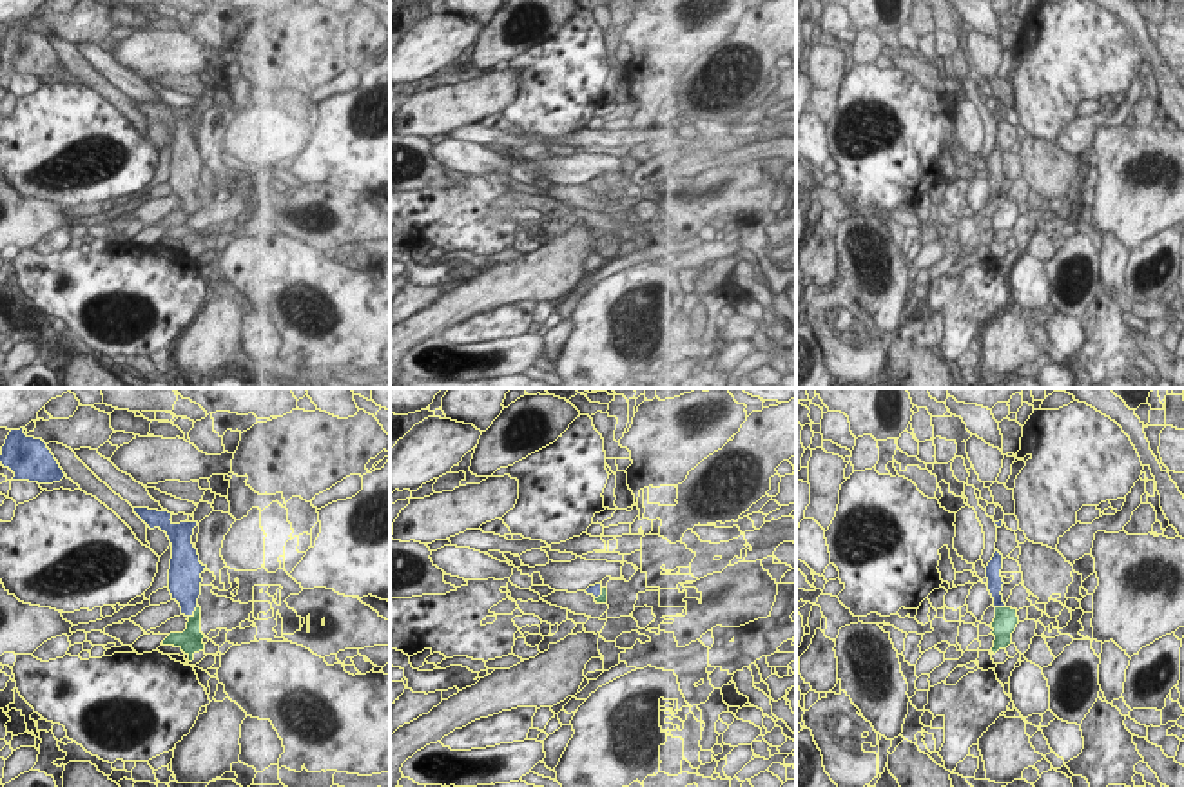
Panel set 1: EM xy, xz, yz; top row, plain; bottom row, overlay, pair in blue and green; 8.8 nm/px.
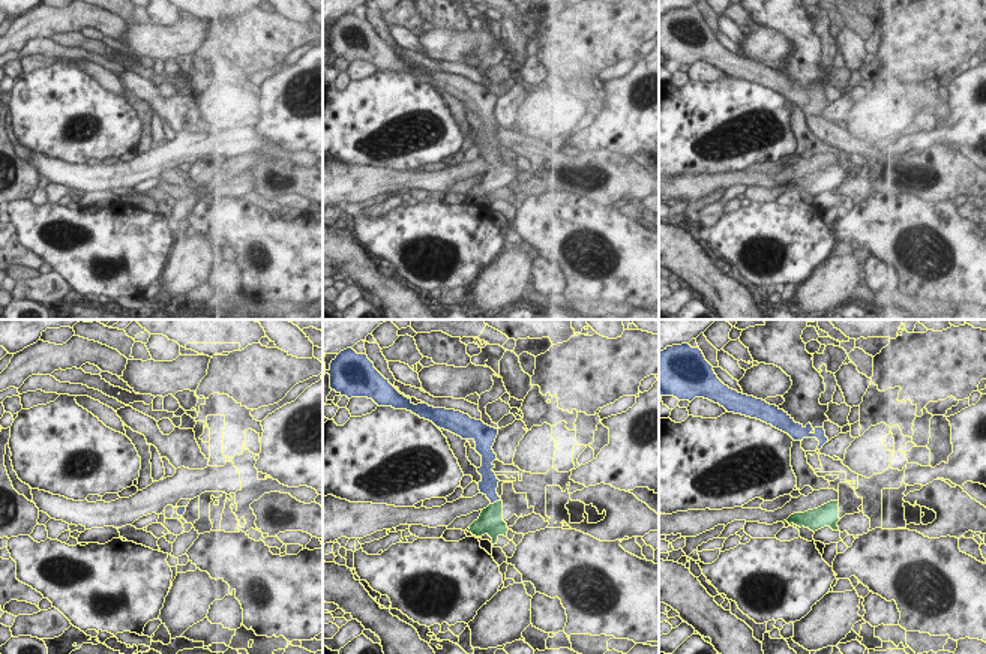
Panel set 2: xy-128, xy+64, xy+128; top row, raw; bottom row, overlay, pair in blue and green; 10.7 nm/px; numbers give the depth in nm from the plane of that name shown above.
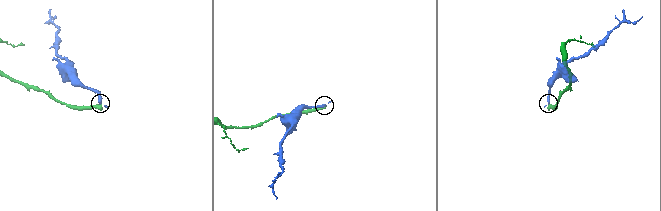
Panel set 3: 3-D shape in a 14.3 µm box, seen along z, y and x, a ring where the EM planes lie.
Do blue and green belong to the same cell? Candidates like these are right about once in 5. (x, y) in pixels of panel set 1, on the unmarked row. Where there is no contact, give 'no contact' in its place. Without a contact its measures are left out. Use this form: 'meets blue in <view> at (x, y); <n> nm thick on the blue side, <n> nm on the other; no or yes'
meets blue in xy at (194, 204); 280 nm thick on the blue side, 190 nm on the other; no

